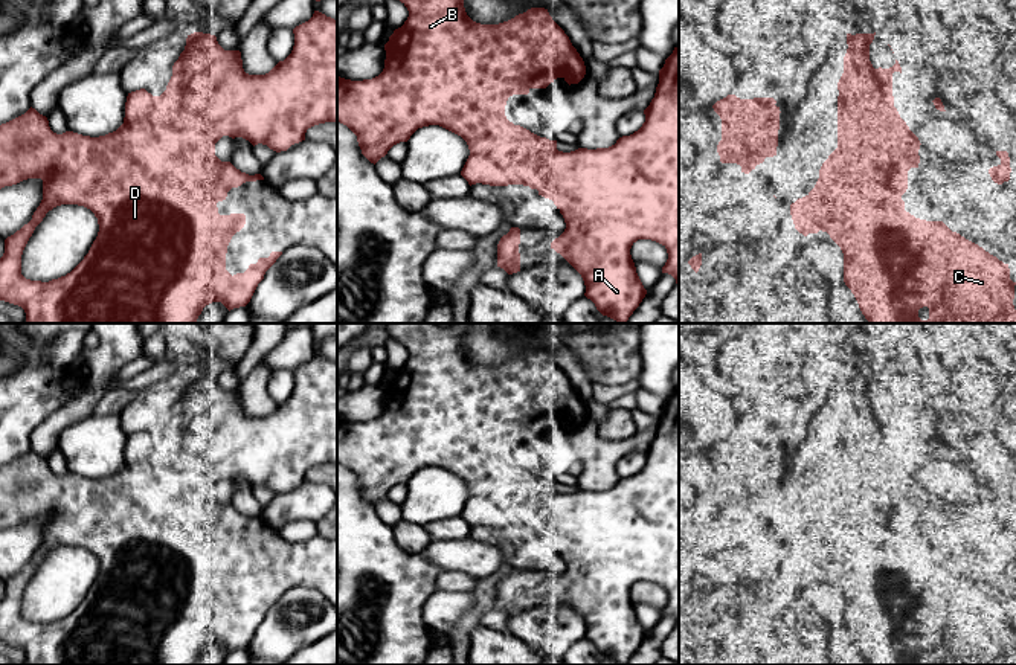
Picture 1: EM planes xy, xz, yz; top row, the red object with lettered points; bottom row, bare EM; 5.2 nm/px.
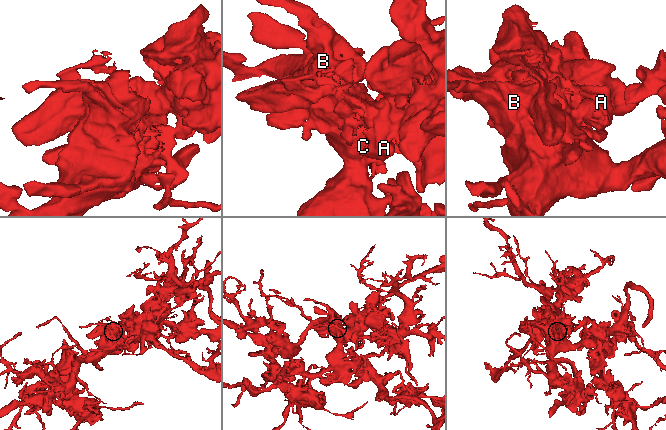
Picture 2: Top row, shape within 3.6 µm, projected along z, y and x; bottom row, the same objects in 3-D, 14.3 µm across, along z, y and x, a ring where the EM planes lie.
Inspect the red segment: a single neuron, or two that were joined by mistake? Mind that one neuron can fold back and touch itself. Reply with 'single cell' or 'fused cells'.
single cell

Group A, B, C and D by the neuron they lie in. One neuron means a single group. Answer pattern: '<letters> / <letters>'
A B C D

